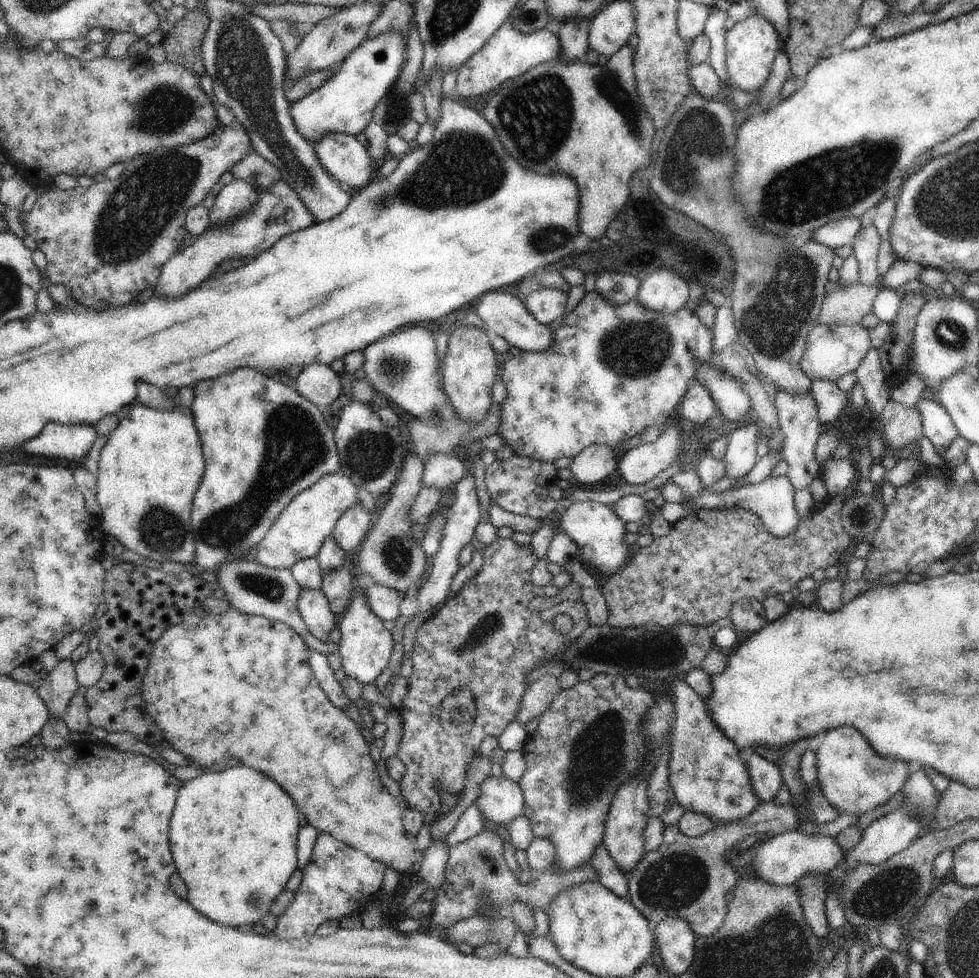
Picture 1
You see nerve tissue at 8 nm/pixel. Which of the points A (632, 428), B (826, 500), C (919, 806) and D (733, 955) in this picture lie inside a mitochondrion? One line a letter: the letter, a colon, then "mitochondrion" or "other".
A: other
B: other
C: mitochondrion
D: mitochondrion

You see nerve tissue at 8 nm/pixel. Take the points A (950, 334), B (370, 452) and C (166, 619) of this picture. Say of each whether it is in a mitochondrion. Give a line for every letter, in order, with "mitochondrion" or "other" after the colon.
A: mitochondrion
B: mitochondrion
C: other

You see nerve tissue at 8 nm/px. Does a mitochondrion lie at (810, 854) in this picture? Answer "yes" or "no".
no

